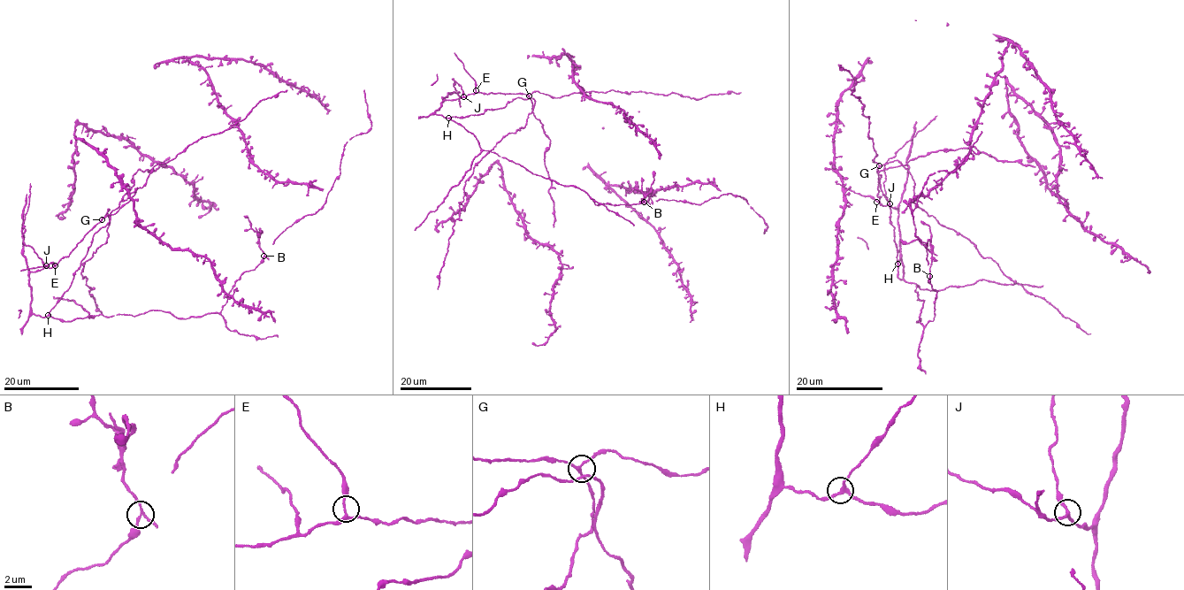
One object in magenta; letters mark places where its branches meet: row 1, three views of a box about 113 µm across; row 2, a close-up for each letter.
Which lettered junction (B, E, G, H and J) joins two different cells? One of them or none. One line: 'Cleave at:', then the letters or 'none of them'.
Cleave at: B

